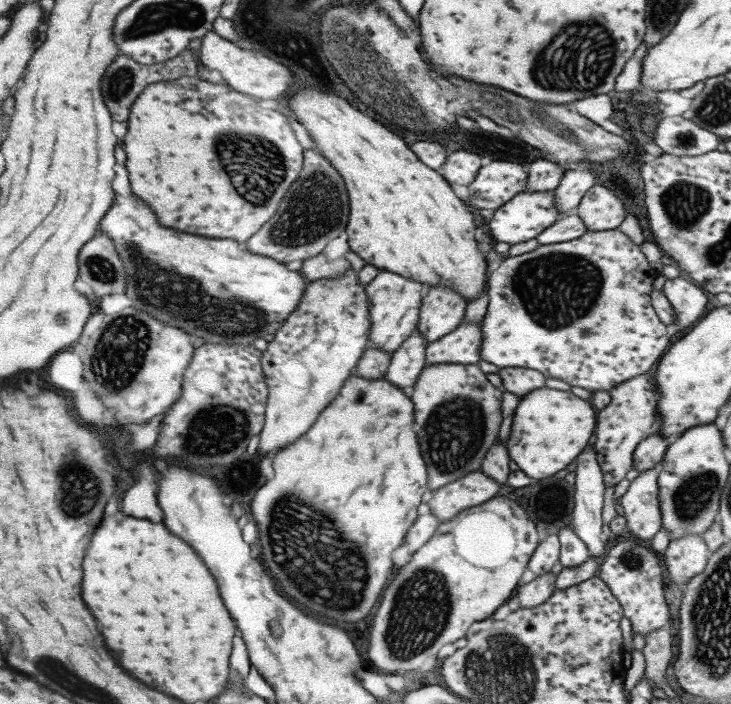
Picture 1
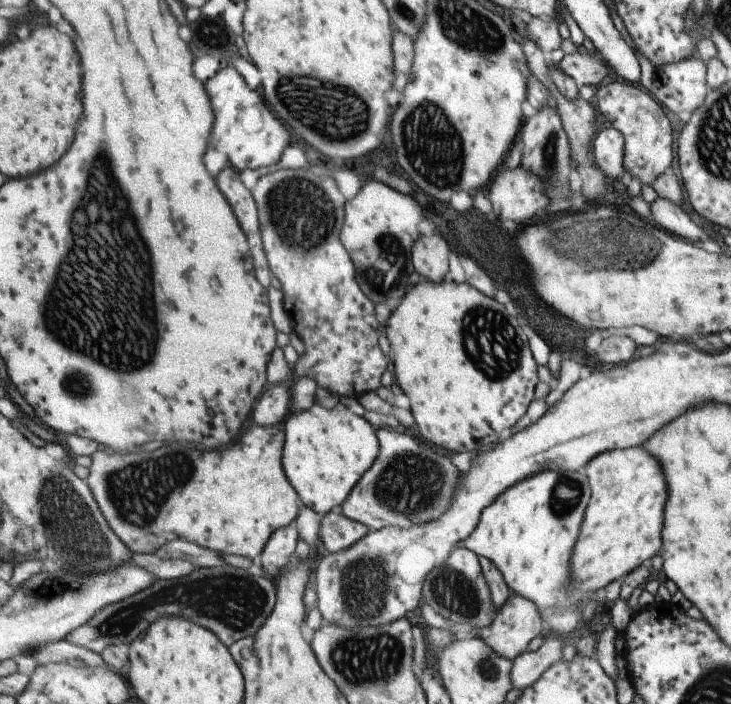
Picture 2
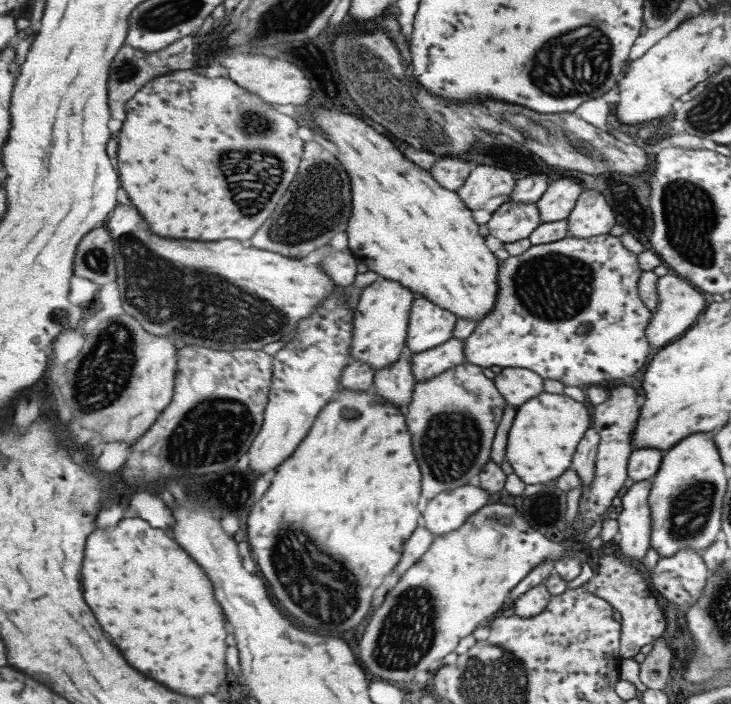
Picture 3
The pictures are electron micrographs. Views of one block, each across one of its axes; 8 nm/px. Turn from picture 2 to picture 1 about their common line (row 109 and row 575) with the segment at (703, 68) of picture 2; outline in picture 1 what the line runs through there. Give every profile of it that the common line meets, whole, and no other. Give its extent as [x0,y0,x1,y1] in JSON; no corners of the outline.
[663,535,710,590]

